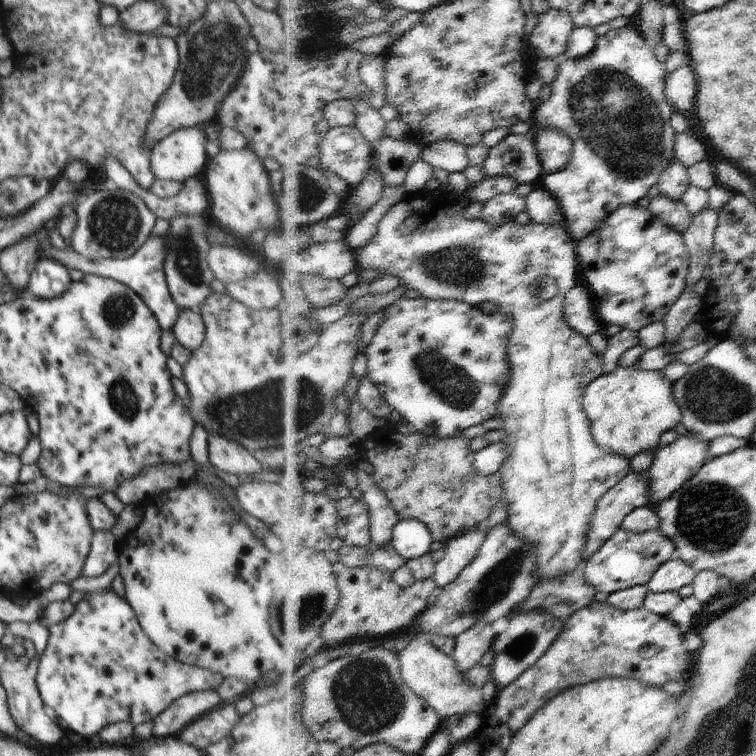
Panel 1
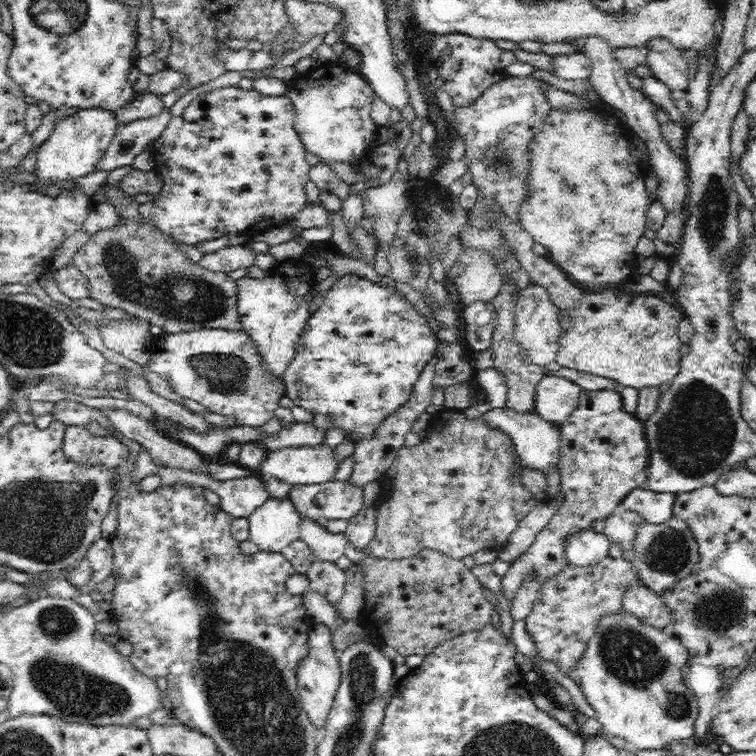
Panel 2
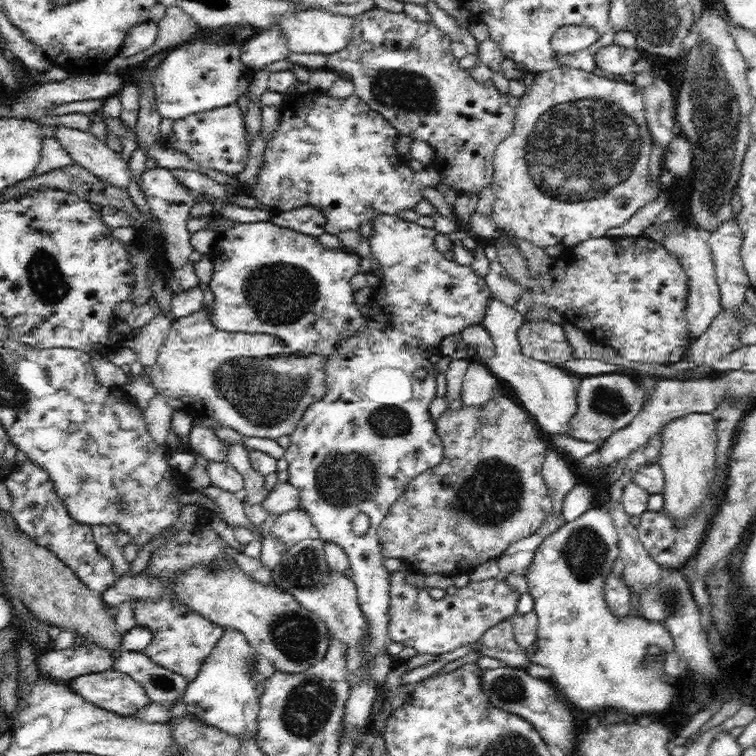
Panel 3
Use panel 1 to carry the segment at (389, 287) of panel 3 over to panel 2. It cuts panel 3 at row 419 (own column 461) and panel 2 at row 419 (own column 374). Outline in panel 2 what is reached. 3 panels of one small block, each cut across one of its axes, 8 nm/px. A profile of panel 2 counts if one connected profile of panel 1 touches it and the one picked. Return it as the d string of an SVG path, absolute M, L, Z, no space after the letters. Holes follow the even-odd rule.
M355 273L341 275L331 288L325 292L321 306L311 314L311 318L308 320L307 326L304 328L297 342L294 362L292 362L283 376L284 395L289 397L294 402L294 405L307 408L312 412L335 416L336 421L334 424L341 426L344 430L354 432L351 434L351 438L353 438L353 442L357 442L362 436L372 434L372 430L376 428L376 424L384 416L396 412L398 408L402 407L408 401L420 373L433 361L433 354L437 343L438 339L428 327L425 318L397 290L392 291L391 288L380 286Z

